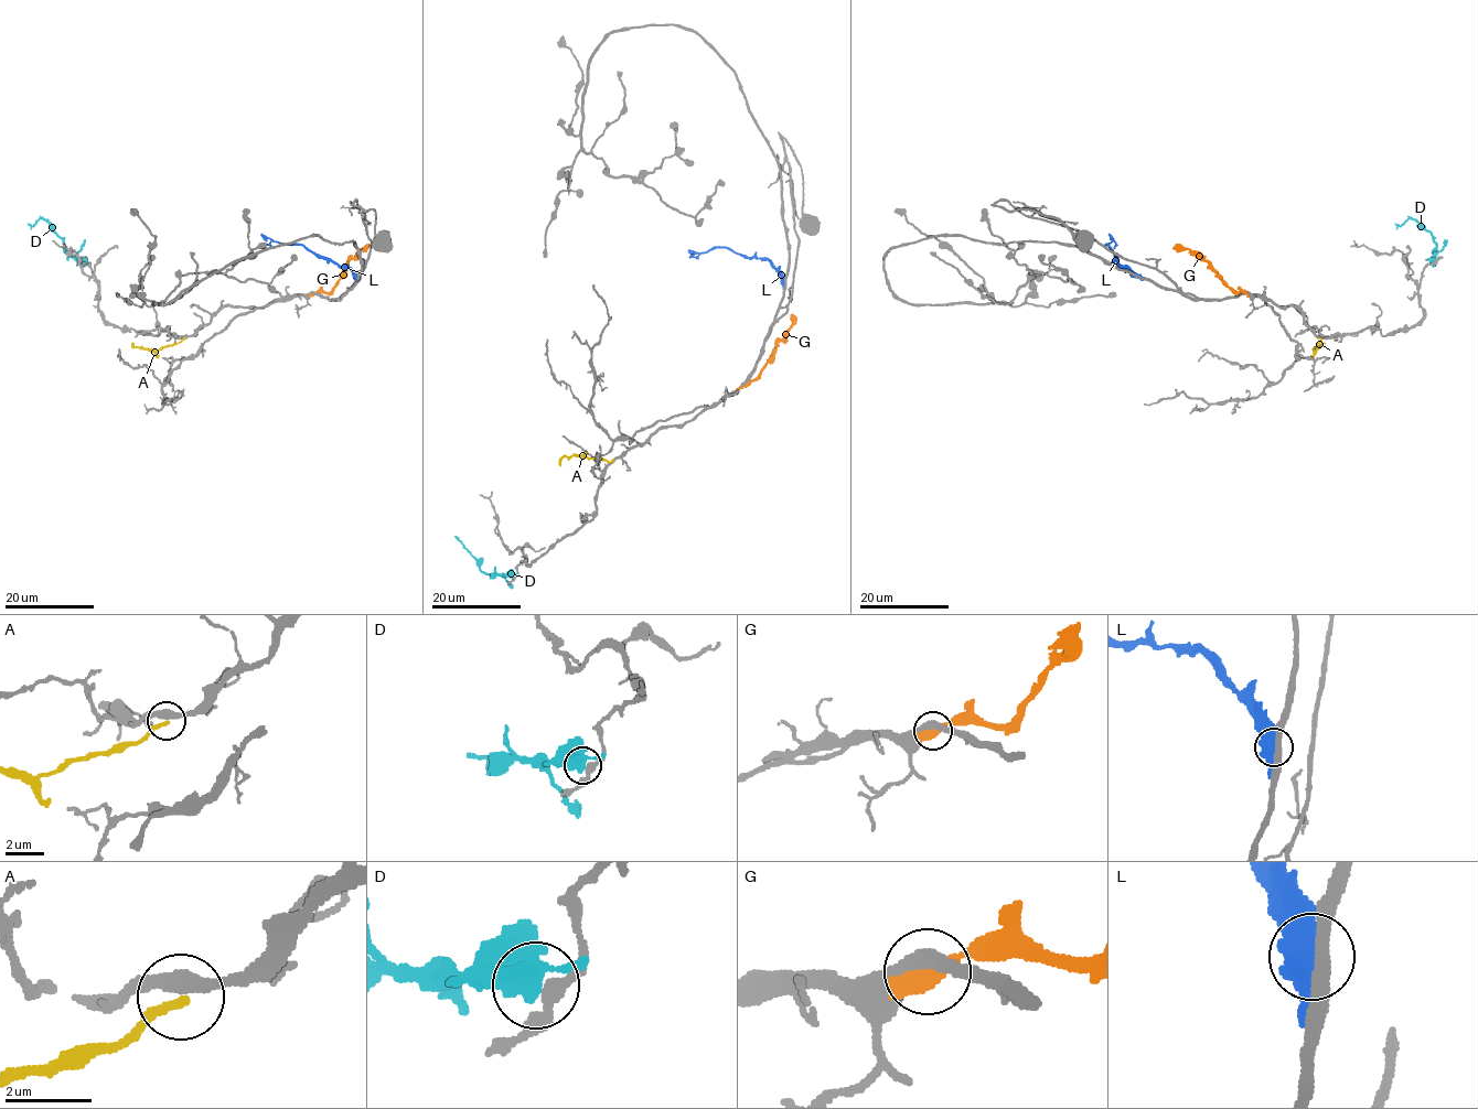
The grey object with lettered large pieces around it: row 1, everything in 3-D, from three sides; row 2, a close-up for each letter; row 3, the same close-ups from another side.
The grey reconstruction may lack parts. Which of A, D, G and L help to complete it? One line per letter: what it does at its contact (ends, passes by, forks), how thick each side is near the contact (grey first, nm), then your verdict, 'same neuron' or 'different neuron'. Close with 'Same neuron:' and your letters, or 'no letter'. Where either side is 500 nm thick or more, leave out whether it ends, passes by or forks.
A: it ends | 360/190 nm | different neuron
D: 280/550 nm | different neuron
G: it ends | 360/440 nm | different neuron
L: 320/550 nm | different neuron
Same neuron: no letter

